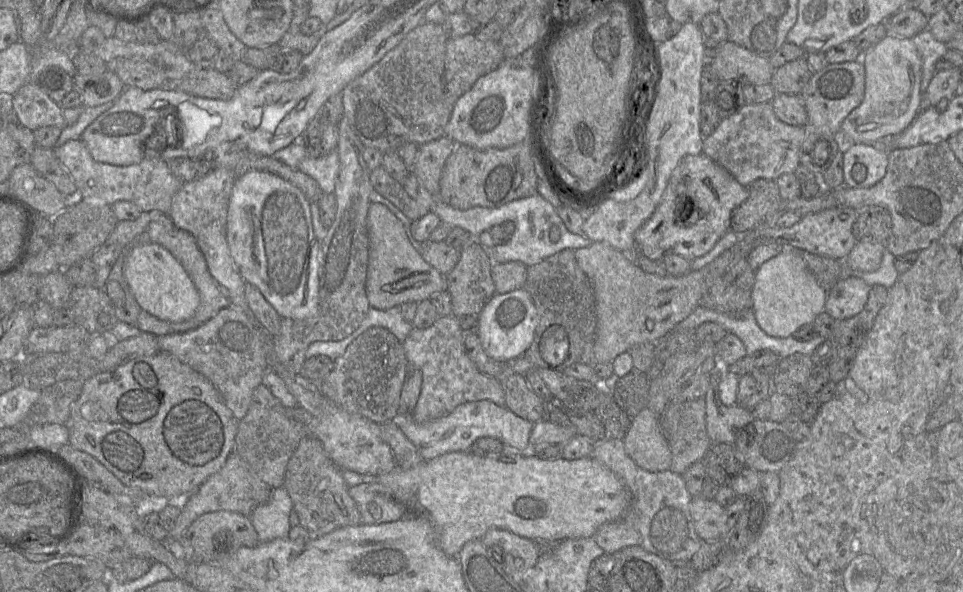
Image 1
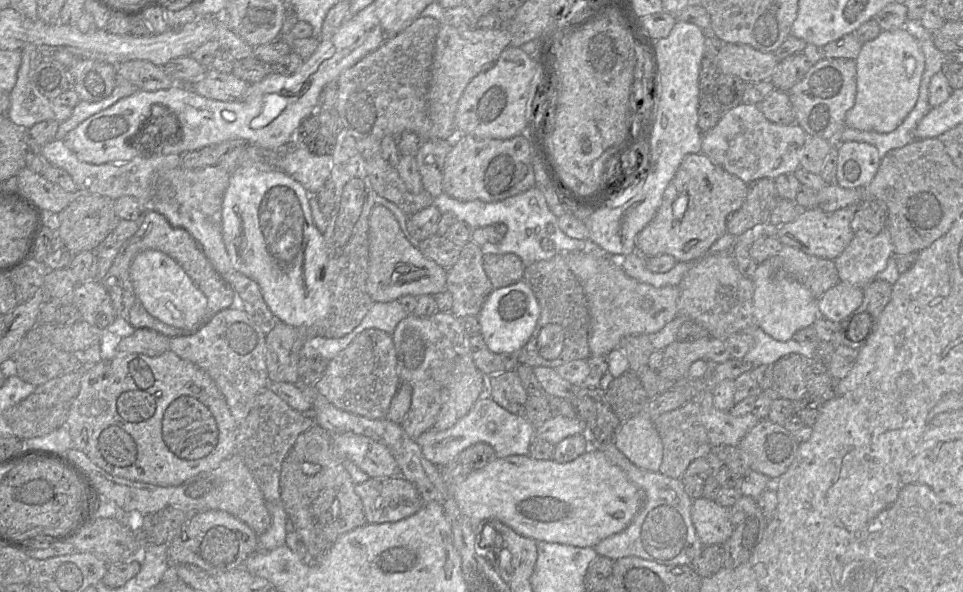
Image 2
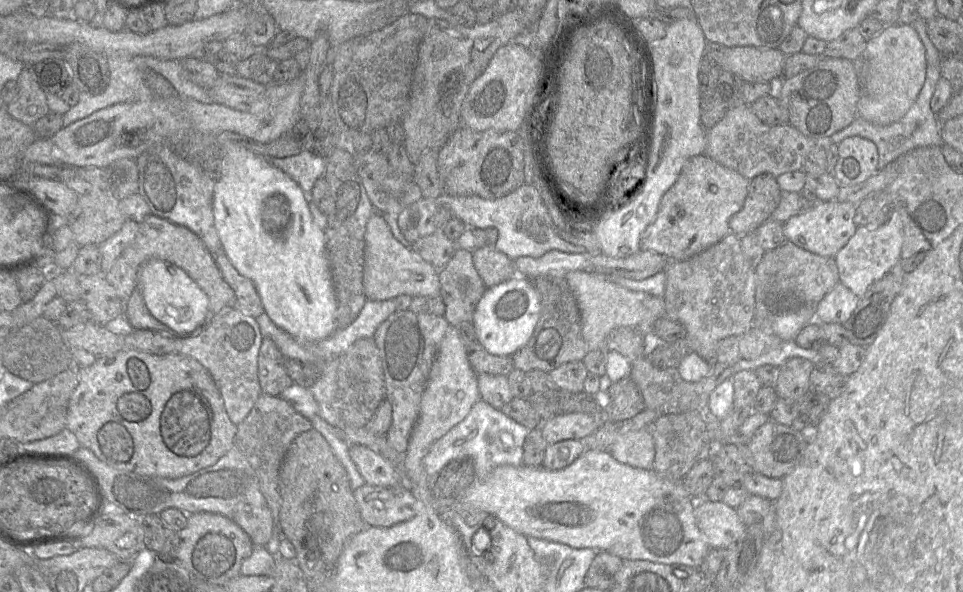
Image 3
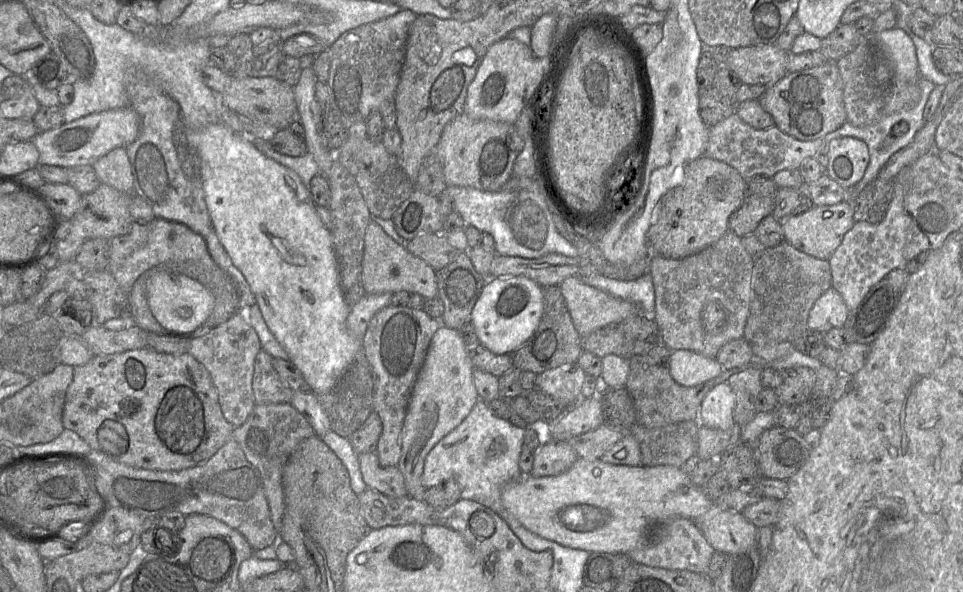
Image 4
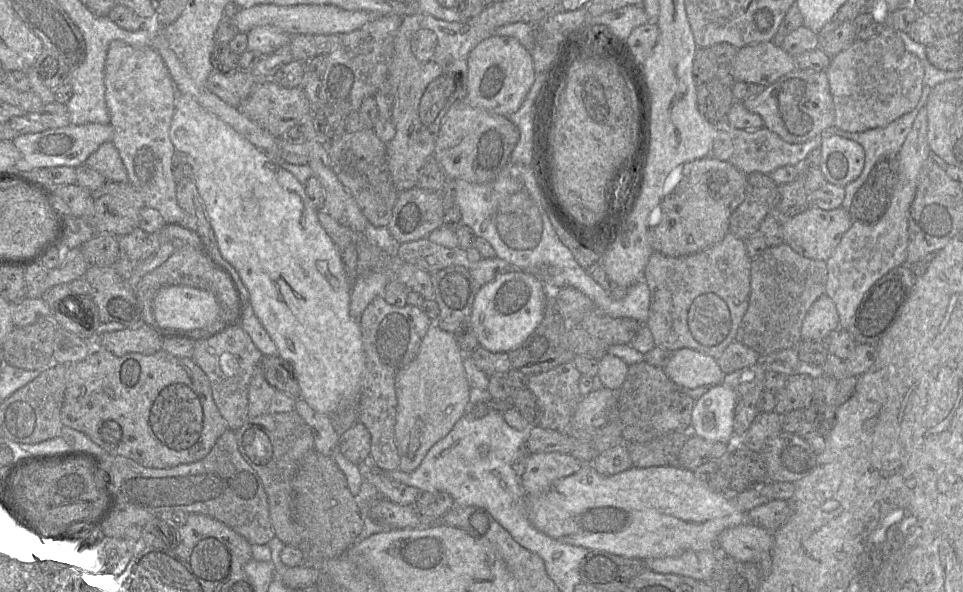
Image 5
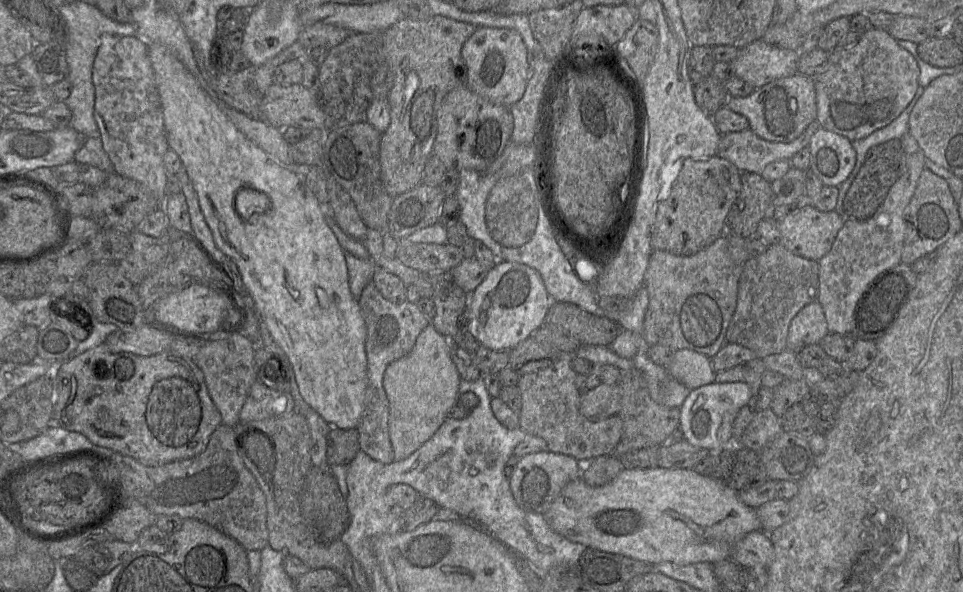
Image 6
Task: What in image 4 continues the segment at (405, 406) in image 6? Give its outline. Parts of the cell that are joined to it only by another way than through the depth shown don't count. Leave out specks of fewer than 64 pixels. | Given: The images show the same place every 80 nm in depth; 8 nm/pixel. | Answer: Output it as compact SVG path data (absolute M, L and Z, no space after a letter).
M441 325L431 339L412 388L401 432L398 467L408 495L414 499L424 499L426 488L422 484L422 475L428 453L468 416L479 400L473 381L474 369L458 331Z

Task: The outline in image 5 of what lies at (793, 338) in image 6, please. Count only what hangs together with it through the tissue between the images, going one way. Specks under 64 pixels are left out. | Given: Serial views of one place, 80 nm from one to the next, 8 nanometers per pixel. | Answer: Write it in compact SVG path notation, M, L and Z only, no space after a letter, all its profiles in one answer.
M826 294L820 296L808 310L801 327L802 340L823 340L840 327L834 302Z

